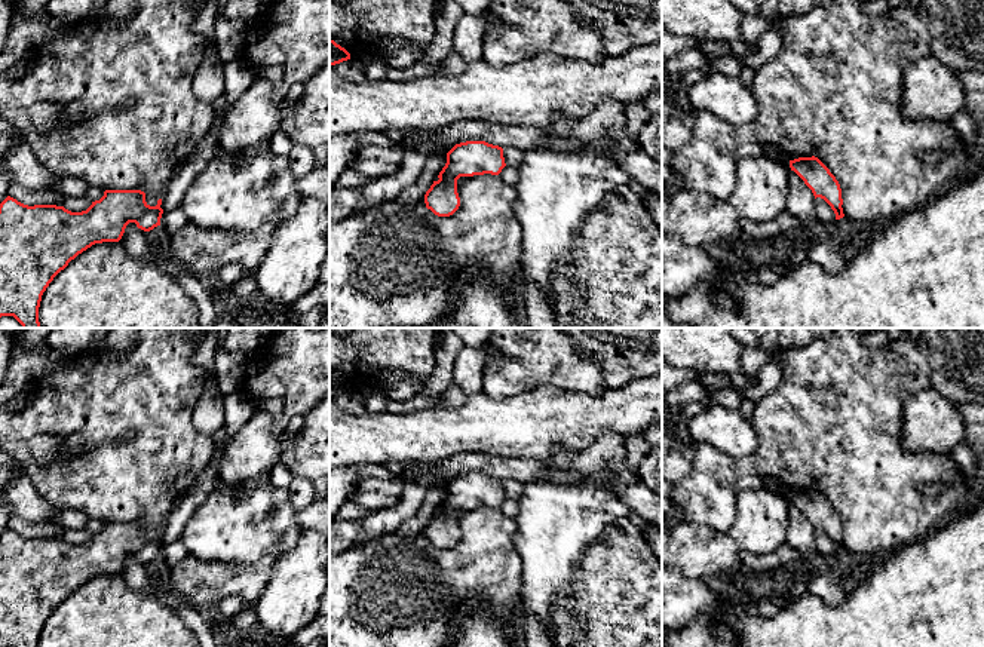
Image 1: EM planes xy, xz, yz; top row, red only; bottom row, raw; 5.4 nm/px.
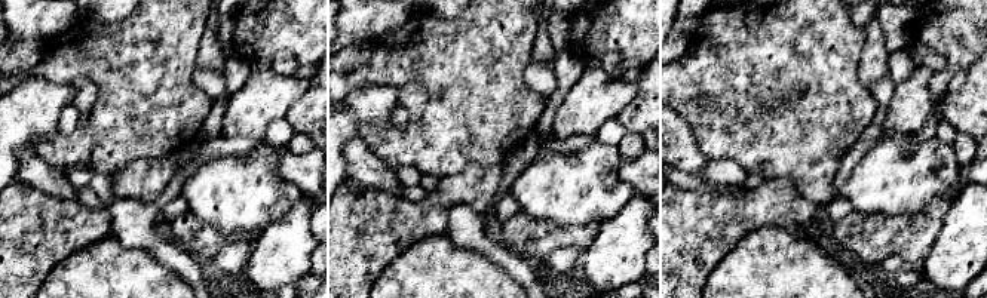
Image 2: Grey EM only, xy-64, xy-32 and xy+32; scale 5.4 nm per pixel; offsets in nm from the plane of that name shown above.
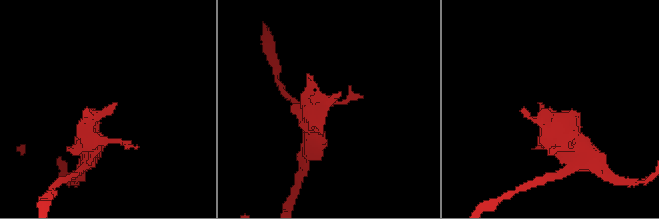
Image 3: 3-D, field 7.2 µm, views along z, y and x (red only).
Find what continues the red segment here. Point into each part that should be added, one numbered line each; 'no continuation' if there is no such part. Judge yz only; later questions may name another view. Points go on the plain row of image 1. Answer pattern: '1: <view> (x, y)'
no continuation

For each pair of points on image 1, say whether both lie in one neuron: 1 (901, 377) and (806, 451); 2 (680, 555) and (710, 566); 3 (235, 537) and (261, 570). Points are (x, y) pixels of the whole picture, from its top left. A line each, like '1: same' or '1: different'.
1: same
2: same
3: different

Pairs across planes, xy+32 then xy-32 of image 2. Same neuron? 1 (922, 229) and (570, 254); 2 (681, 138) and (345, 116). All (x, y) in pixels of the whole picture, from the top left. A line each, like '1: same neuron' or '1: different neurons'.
1: different neurons
2: different neurons

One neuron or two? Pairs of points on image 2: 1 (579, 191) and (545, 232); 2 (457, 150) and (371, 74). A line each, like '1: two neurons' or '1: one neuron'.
1: two neurons
2: one neuron

